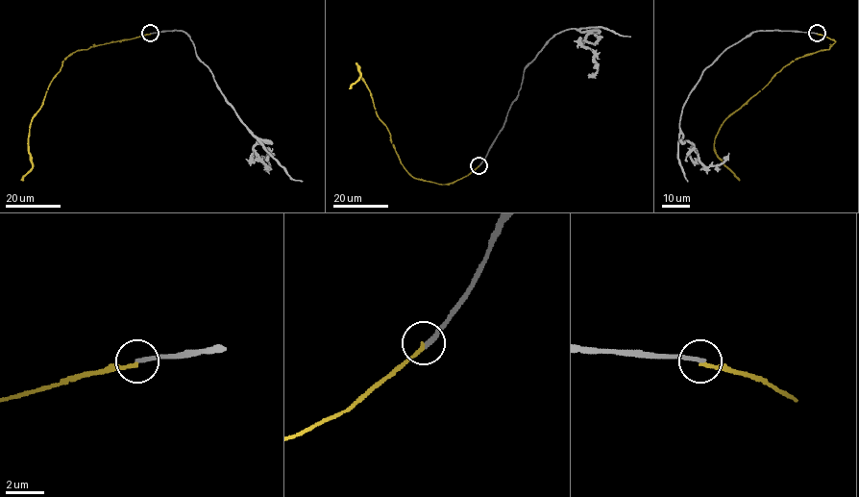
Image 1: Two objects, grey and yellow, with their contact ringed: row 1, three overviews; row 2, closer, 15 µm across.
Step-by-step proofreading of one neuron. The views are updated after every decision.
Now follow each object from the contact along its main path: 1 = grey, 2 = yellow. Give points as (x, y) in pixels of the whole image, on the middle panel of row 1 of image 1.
1: (478, 165), (516, 97), (525, 68), (553, 36), (568, 29), (598, 31), (582, 41), (594, 55), (596, 78)
2: (478, 165), (466, 176), (446, 184), (413, 178), (401, 162), (356, 63), (360, 76), (349, 88)

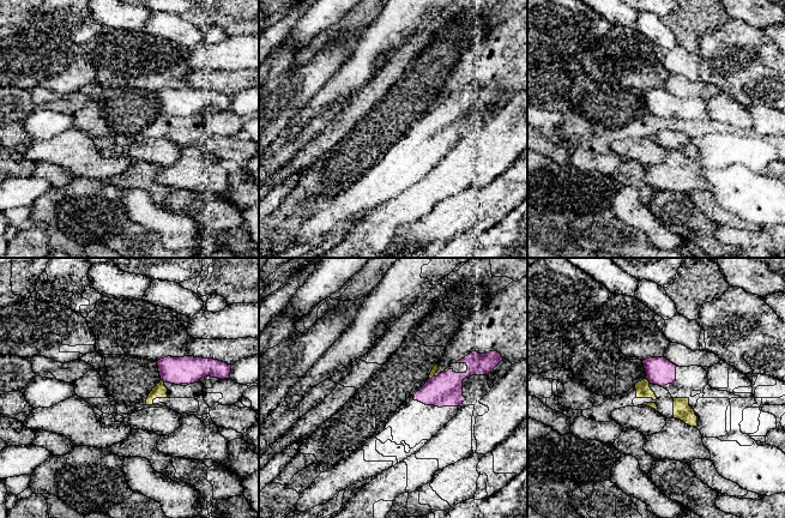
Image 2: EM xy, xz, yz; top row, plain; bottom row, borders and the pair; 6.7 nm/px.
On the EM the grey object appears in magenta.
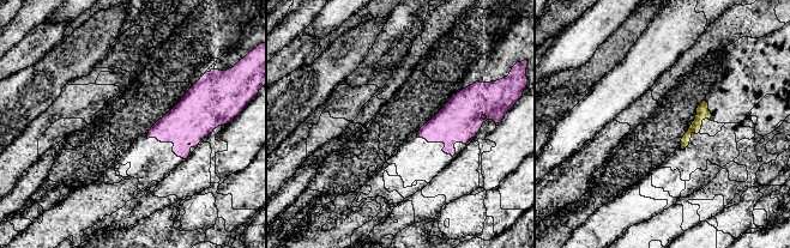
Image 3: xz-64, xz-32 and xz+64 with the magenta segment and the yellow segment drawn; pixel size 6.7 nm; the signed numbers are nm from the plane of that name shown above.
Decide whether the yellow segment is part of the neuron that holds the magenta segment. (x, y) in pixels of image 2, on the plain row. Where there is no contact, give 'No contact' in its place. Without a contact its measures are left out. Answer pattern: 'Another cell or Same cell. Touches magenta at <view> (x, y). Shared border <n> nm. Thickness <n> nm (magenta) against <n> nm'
Another cell. Touches magenta at yz (647, 110). Shared border 50 nm. Thickness 190 nm (magenta) against 100 nm

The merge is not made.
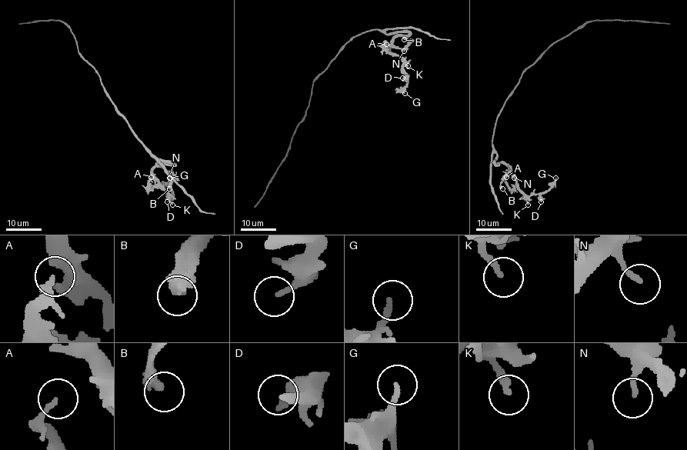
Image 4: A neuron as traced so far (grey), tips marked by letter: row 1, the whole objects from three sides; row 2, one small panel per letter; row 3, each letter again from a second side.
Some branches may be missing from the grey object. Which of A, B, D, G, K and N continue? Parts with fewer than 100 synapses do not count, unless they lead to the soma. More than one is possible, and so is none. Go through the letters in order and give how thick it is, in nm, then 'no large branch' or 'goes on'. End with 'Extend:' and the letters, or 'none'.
A: 200 nm | no large branch
B: 440 nm | no large branch
D: 240 nm | no large branch
G: 200 nm | no large branch
K: 220 nm | no large branch
N: 190 nm | no large branch
Extend: none

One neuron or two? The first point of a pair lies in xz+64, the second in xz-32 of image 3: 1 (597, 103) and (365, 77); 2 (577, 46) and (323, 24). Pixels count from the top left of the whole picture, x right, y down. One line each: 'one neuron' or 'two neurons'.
1: one neuron
2: one neuron

